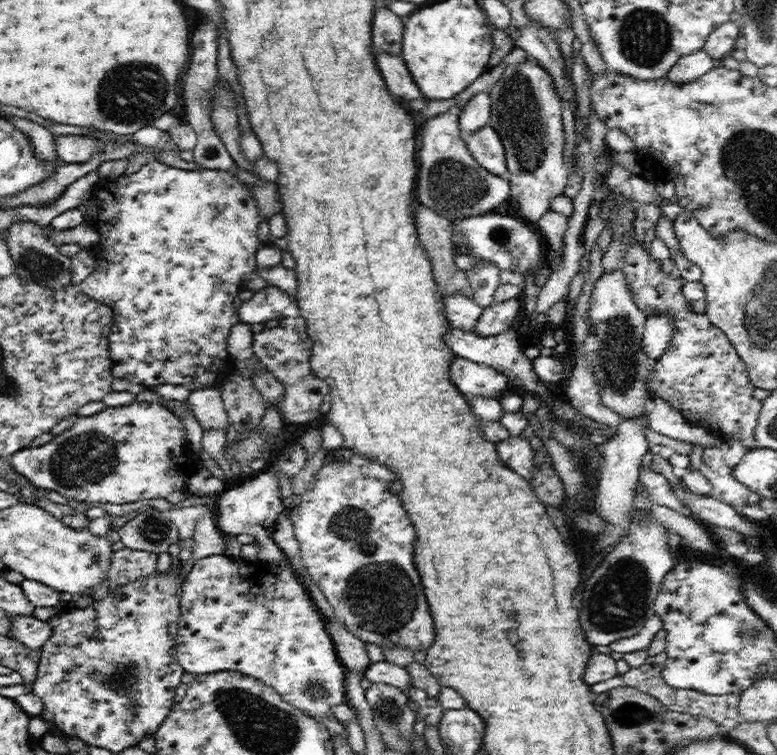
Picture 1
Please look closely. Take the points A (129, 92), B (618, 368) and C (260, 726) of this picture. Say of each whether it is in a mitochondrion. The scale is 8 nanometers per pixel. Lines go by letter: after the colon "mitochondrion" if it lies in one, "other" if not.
A: mitochondrion
B: mitochondrion
C: mitochondrion

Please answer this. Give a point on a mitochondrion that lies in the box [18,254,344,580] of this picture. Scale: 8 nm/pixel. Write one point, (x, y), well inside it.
(88, 458)

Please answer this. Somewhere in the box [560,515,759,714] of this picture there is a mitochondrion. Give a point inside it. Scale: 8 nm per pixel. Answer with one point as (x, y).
(621, 599)

